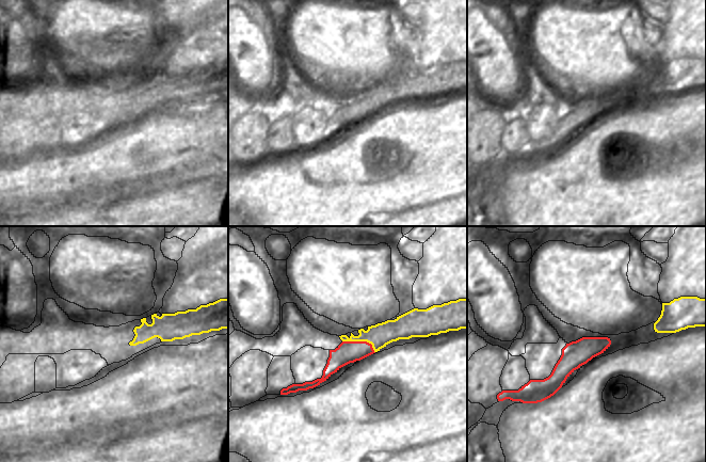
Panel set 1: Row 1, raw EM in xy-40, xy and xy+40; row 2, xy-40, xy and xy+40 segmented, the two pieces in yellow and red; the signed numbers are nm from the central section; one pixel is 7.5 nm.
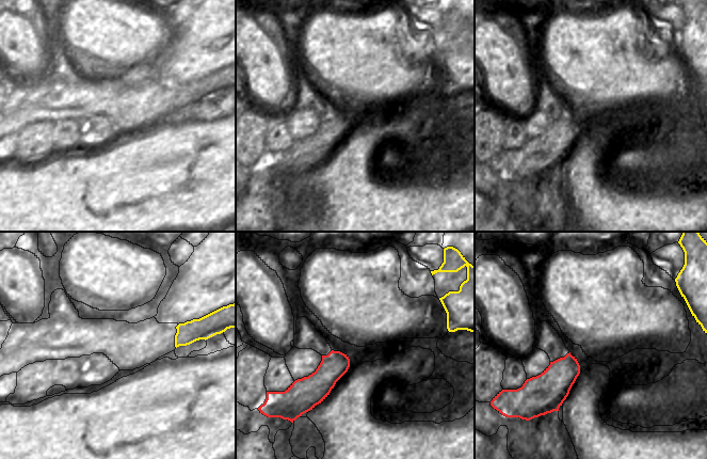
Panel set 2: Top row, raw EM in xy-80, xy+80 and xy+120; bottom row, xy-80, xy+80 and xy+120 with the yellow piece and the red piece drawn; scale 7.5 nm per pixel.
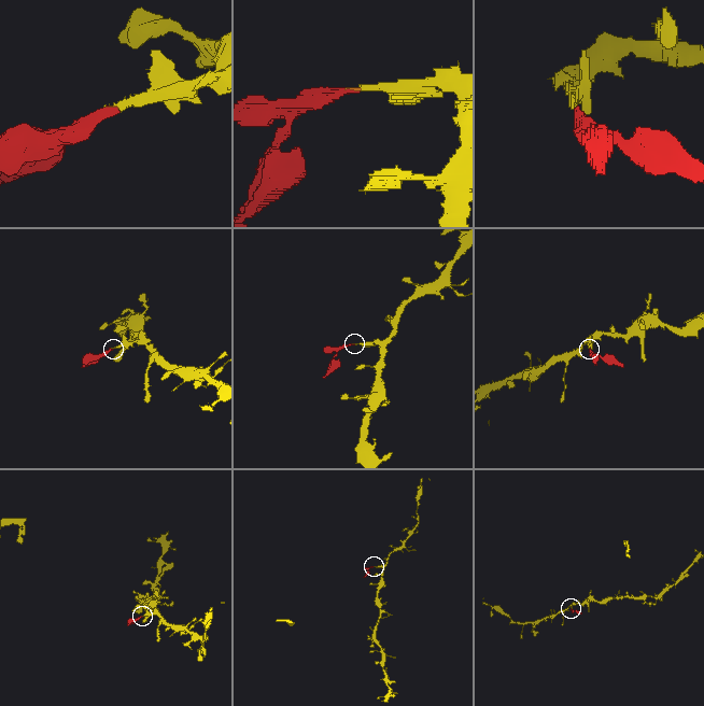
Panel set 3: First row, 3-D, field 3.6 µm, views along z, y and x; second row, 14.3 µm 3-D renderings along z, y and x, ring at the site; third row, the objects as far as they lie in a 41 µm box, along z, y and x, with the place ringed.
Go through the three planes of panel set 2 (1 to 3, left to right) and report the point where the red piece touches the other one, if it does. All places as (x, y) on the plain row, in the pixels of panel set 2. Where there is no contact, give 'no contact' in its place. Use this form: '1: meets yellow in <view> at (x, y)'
1: no contact
2: no contact
3: no contact

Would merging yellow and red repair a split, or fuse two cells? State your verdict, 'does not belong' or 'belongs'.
does not belong

